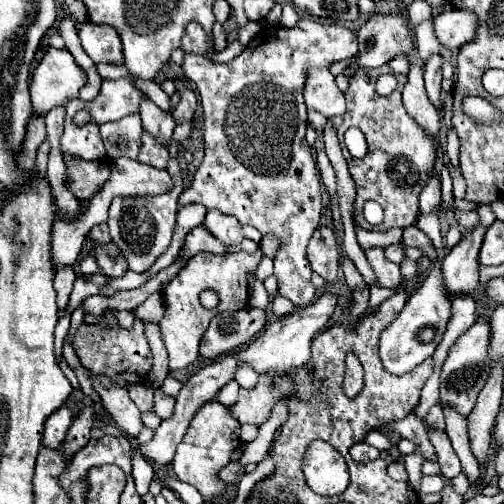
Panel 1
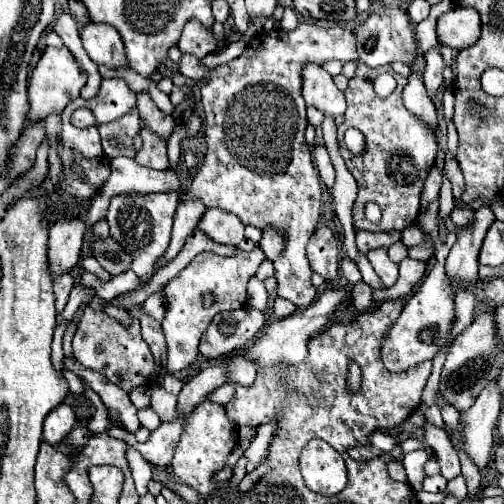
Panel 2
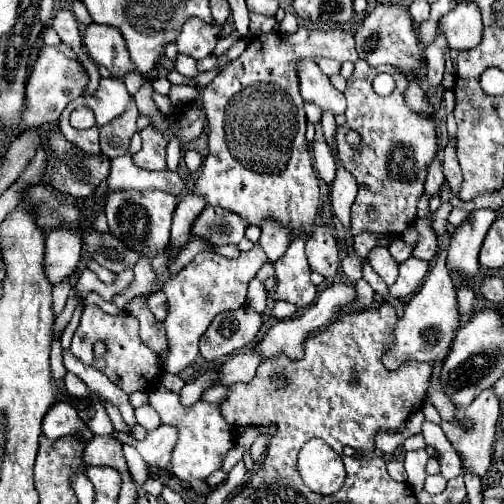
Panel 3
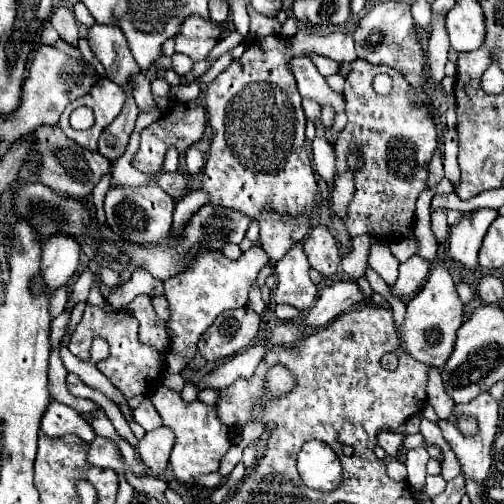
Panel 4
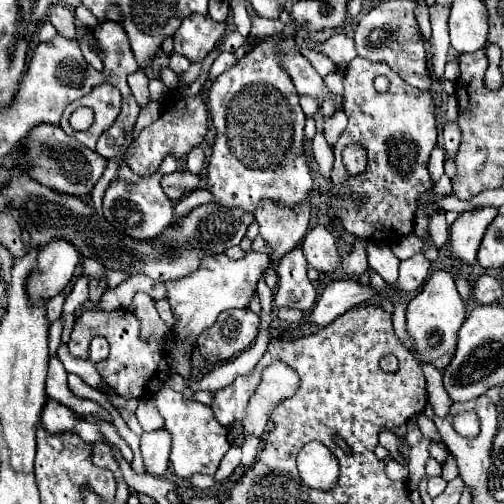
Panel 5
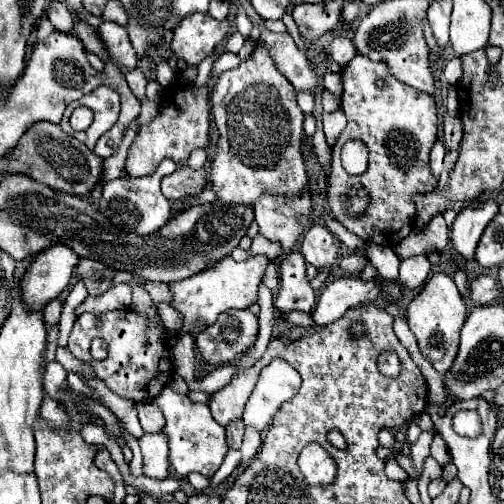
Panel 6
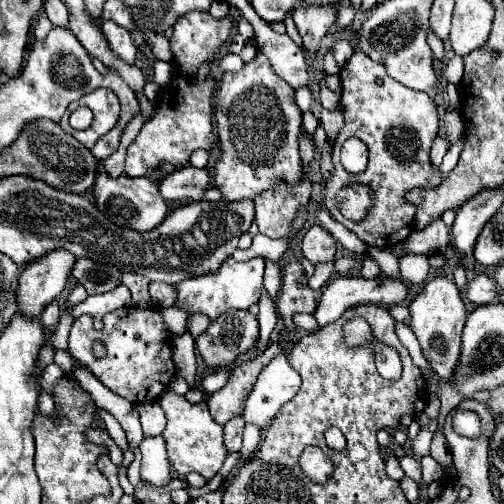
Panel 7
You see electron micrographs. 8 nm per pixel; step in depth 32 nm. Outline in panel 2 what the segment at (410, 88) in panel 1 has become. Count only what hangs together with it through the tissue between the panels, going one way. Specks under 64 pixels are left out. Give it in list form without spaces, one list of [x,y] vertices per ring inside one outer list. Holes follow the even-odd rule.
[[[412,66],[412,72],[408,76],[408,84],[402,92],[404,106],[408,112],[412,112],[420,122],[424,122],[430,130],[438,128],[438,114],[432,104],[432,100],[426,94],[424,82],[422,82],[422,72],[418,66]]]

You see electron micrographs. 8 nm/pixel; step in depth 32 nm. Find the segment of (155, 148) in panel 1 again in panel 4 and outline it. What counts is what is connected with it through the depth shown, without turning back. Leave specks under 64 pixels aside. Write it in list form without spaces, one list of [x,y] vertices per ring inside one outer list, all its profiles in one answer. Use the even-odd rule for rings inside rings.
[[[194,100],[194,102],[176,102],[172,106],[172,110],[164,116],[164,122],[166,124],[150,124],[148,128],[142,130],[142,138],[140,138],[140,150],[136,152],[132,164],[136,168],[140,168],[142,172],[160,172],[162,166],[164,166],[164,156],[166,156],[166,150],[170,144],[174,144],[180,152],[184,152],[192,142],[200,140],[202,134],[204,134],[204,128],[206,128],[206,112],[204,112],[204,106]]]

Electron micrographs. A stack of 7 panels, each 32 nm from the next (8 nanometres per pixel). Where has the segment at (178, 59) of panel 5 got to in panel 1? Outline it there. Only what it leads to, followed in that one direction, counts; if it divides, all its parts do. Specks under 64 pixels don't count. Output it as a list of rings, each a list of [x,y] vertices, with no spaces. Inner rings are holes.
[[[304,16],[294,28],[264,28],[240,56],[224,64],[206,60],[206,56],[184,54],[184,76],[198,88],[204,108],[204,160],[196,170],[190,188],[180,194],[178,204],[202,204],[208,210],[220,210],[234,216],[240,224],[254,226],[262,232],[262,236],[272,234],[280,242],[280,248],[274,256],[278,294],[286,296],[296,308],[306,308],[316,294],[316,288],[310,282],[312,270],[306,258],[306,244],[318,228],[322,212],[320,172],[316,168],[312,148],[304,140],[308,120],[302,92],[308,70],[328,70],[334,62],[348,60],[356,56],[356,52],[358,40],[350,28],[338,24],[320,24],[312,16]]]

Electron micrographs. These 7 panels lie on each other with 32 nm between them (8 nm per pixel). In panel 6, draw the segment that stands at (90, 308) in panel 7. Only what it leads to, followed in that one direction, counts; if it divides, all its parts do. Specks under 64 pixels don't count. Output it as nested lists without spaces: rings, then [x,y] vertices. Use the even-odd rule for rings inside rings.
[[[118,284],[116,288],[106,290],[102,296],[92,298],[88,296],[78,308],[76,308],[76,316],[80,316],[82,312],[96,312],[96,314],[104,314],[110,310],[118,310],[118,308],[128,308],[132,302],[132,288],[134,284]]]

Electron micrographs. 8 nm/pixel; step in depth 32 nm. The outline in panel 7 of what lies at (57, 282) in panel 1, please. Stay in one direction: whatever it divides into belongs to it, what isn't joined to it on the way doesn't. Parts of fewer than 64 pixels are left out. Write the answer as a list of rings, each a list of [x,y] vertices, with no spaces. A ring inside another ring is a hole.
[[[56,302],[48,304],[40,316],[40,320],[44,320],[44,326],[50,328],[50,326],[56,326],[58,324],[58,318],[60,318],[60,306]]]

